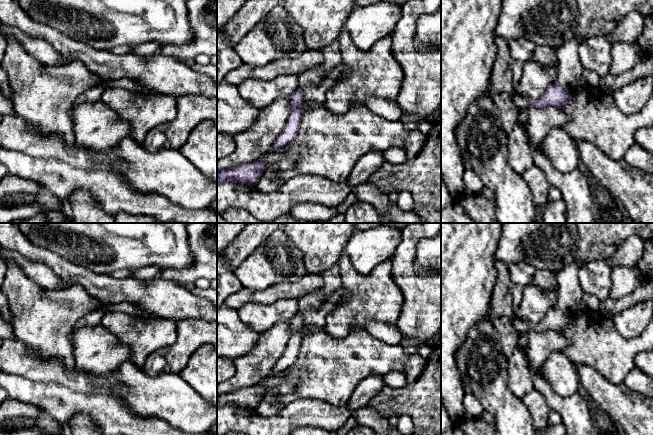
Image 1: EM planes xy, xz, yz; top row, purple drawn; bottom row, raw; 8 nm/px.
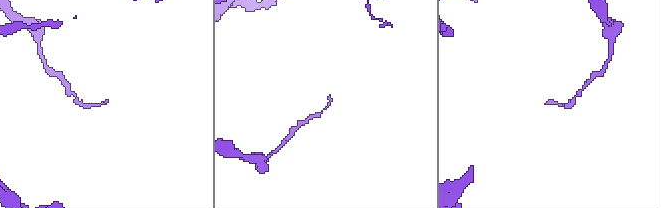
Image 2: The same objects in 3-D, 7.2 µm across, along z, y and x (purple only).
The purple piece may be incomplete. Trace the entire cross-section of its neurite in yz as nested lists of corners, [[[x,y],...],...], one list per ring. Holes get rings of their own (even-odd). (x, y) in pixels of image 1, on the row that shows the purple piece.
[[[558,83],[549,85],[547,90],[537,100],[532,100],[526,96],[520,96],[515,93],[511,94],[511,97],[519,110],[529,106],[537,108],[553,106],[562,109],[572,100],[568,89]]]

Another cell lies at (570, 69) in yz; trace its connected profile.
[[[574,37],[556,51],[558,84],[567,89],[579,86],[578,81],[584,70],[578,55],[579,44]]]

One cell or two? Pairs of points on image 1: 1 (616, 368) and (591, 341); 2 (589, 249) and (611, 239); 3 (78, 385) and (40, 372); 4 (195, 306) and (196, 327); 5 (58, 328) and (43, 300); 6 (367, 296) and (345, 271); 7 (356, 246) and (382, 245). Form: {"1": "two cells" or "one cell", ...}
{"1": "one cell", "2": "one cell", "3": "one cell", "4": "two cells", "5": "one cell", "6": "one cell", "7": "one cell"}

